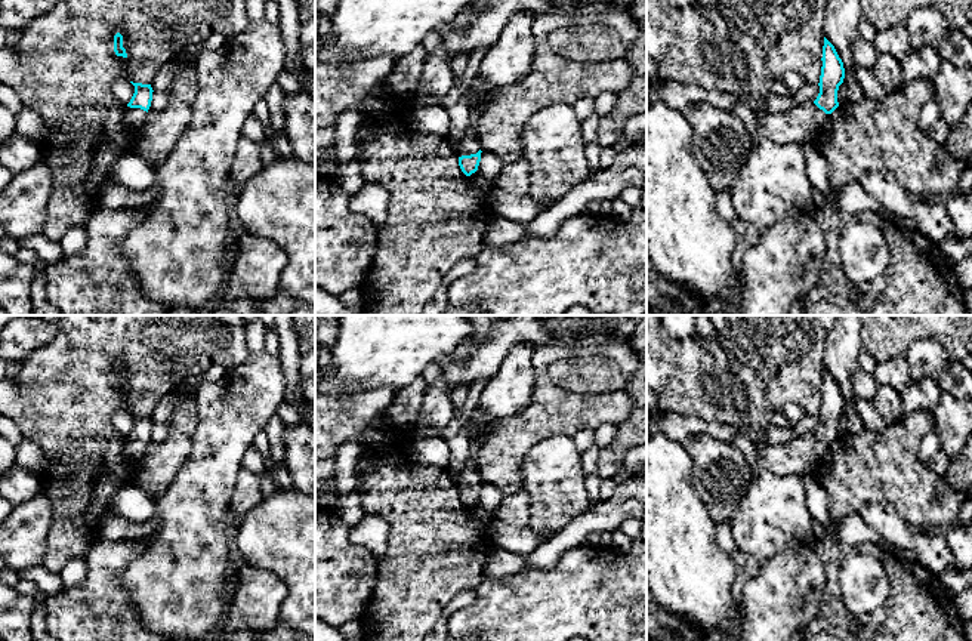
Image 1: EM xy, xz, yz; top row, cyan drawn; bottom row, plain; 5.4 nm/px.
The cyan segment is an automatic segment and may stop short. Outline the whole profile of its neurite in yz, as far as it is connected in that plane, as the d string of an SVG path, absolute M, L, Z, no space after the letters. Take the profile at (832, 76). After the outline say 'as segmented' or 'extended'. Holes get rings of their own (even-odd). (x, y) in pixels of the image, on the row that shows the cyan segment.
M824 37L821 61L823 61L823 67L818 83L820 93L814 102L806 102L780 113L763 113L763 111L755 113L763 139L769 139L780 145L802 144L805 141L811 141L821 130L828 115L839 107L837 90L839 86L843 83L845 68L834 46L826 37Z | extended

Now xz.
M519 12L503 30L497 43L485 53L478 75L469 87L469 121L462 141L453 145L459 166L466 176L478 170L481 161L476 127L481 115L479 102L499 87L516 84L528 74L536 41L531 13Z | extended

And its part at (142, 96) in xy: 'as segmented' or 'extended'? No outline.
extended

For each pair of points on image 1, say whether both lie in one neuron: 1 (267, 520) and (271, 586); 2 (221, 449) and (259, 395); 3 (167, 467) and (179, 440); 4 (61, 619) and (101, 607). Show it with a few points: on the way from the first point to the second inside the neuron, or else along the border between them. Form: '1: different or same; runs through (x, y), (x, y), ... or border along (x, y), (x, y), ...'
1: different; border along (237, 558), (271, 570), (284, 584), (283, 603)
2: same; runs through (222, 435), (246, 409)
3: same; runs through (167, 461), (176, 446)
4: same; runs through (71, 618), (90, 616)

